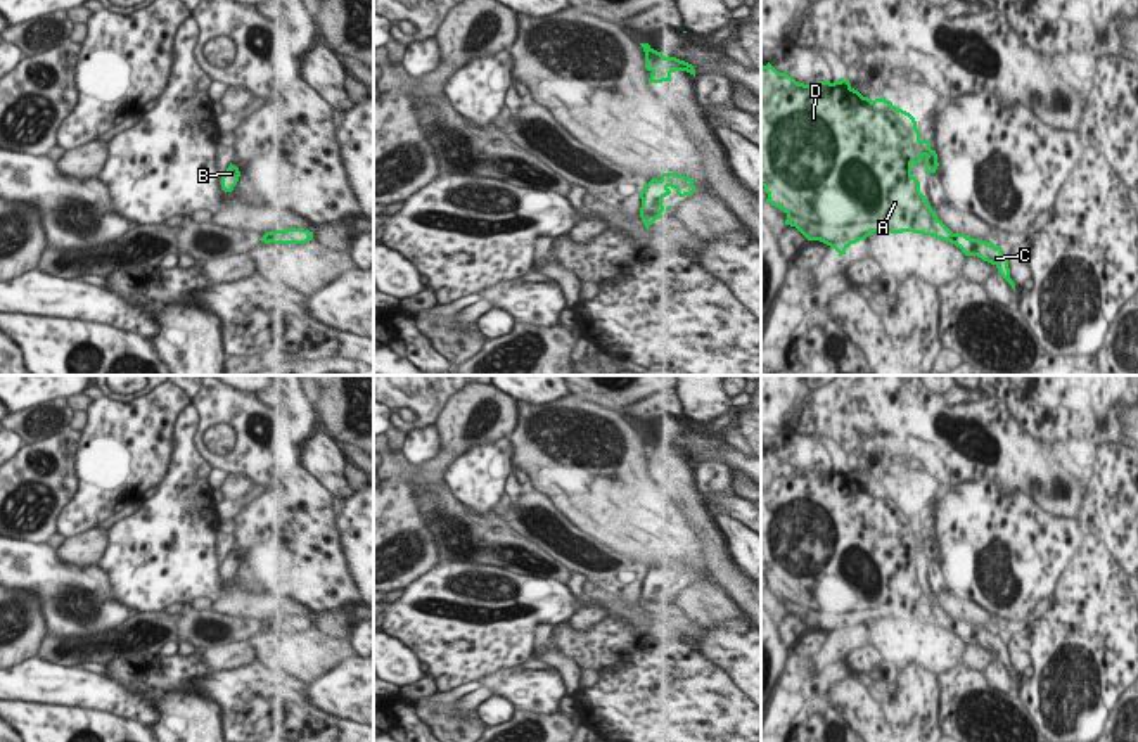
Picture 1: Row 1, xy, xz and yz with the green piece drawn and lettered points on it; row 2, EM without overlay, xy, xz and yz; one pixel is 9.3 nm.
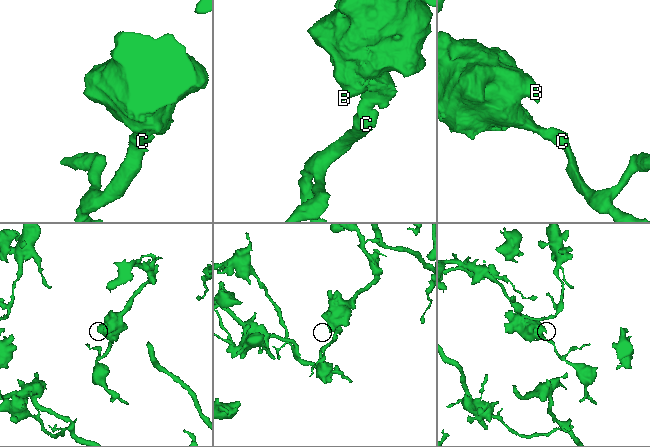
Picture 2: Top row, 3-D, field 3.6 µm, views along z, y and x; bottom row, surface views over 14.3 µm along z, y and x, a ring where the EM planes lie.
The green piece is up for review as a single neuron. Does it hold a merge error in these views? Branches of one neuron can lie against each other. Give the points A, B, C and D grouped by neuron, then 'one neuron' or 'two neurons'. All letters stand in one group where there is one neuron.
A B C D | one neuron

